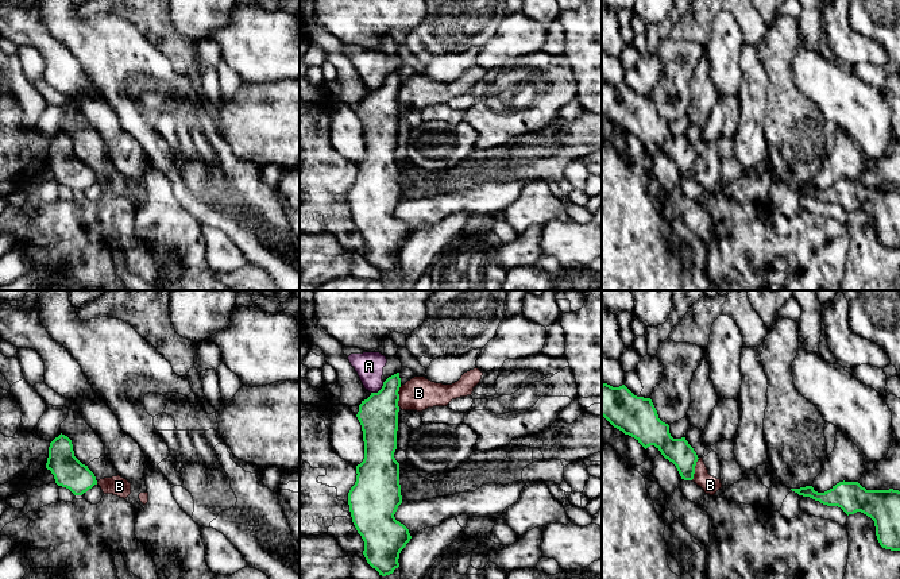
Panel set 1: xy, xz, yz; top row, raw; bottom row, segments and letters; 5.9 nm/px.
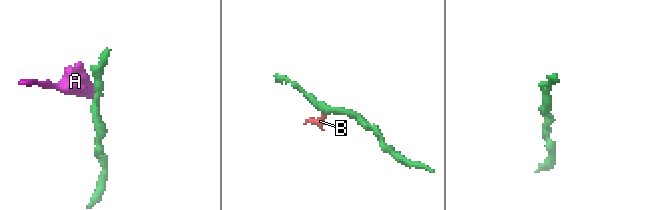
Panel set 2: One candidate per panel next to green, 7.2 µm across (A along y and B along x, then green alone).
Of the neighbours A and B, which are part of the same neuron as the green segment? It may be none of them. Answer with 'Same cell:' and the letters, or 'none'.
Same cell: none

